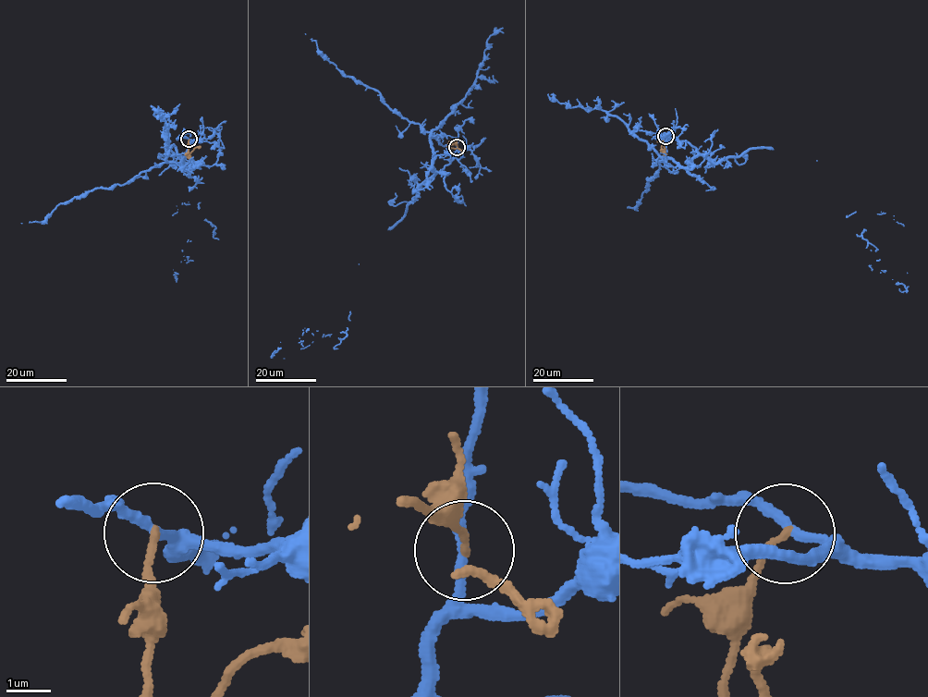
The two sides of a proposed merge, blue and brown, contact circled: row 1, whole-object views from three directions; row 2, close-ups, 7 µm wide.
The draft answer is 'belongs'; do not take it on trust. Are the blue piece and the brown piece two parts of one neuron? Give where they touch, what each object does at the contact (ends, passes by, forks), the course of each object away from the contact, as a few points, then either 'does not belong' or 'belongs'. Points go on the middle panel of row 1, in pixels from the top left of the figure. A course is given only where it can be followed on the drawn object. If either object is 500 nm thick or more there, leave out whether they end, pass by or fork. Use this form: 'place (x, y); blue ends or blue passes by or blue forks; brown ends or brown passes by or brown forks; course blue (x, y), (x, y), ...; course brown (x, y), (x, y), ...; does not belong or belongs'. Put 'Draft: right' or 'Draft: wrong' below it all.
place (457, 147); blue passes by; brown ends; course blue (457, 147), (359, 263), (342, 331), (347, 336), (333, 348), (299, 342), (272, 356), (276, 350); course brown (457, 147), (454, 143), (450, 146), (464, 152); does not belong
Draft: wrong

